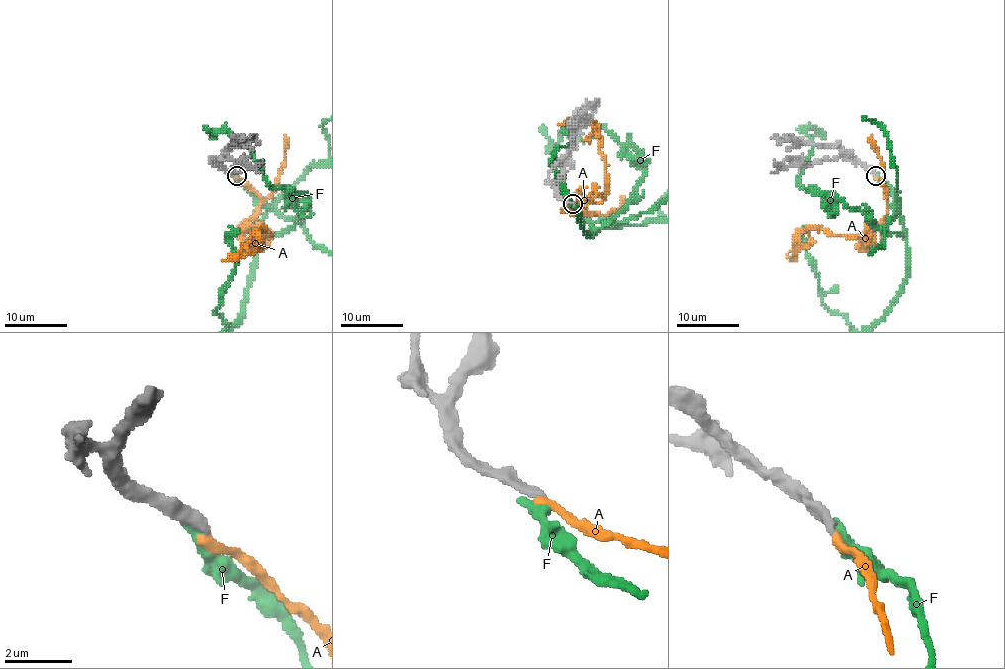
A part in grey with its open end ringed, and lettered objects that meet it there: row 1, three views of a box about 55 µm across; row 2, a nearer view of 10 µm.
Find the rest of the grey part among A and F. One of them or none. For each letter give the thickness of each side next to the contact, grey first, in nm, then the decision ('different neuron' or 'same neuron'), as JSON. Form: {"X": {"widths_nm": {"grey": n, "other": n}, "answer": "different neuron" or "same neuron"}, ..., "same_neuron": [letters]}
{"A": {"widths_nm": {"grey": 320, "other": 280}, "answer": "different neuron"}, "F": {"widths_nm": {"grey": 400, "other": 320}, "answer": "different neuron"}, "same_neuron": []}

